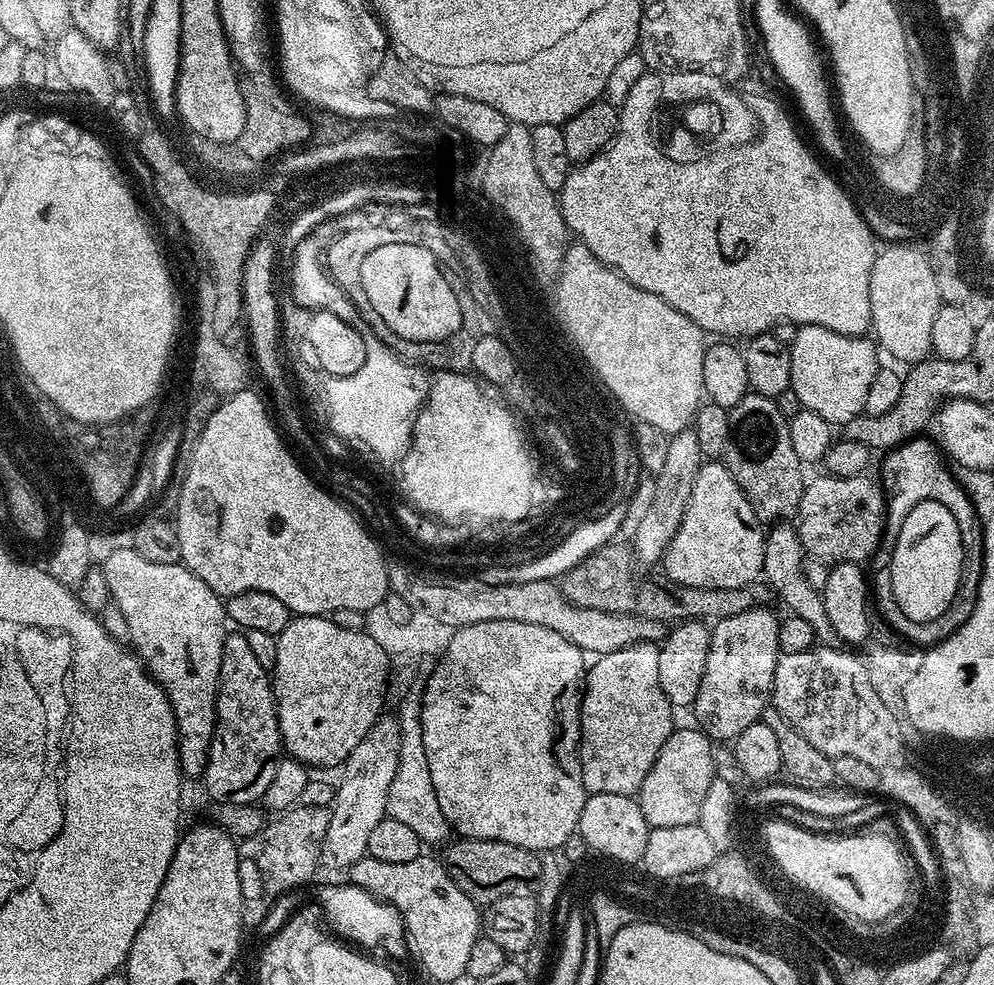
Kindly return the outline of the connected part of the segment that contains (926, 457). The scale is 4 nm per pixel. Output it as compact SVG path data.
M911 437L903 444L887 451L886 458L882 462L880 476L878 475L885 501L881 543L888 548L896 544L906 516L918 502L926 500L942 502L946 510L954 514L955 506L962 505L962 498L968 494L967 489L963 489L944 468L938 456L940 452L937 445L924 438L926 437Z

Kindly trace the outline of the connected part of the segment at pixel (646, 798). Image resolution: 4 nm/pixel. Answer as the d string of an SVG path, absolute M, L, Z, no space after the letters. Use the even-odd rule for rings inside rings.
M679 727L673 731L672 739L664 743L660 751L662 763L658 771L649 776L639 790L640 809L652 828L686 826L700 819L702 798L706 798L706 790L717 772L716 760L712 757L713 741L703 731L693 728Z

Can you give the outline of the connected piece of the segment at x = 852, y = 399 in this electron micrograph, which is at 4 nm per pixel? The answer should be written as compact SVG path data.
M801 324L793 332L795 332L795 334L792 344L790 340L788 346L791 364L790 390L797 394L801 407L814 410L816 414L821 414L822 418L829 424L839 426L839 424L850 423L856 415L861 415L864 412L866 394L869 393L869 388L873 384L873 380L877 376L880 369L880 362L878 362L878 358L880 359L880 352L876 342L868 336L843 336L842 334L838 334L836 331L832 331L824 326L818 326L817 324Z

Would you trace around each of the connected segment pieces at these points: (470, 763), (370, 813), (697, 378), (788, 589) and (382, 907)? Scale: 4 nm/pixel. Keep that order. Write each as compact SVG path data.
M484 621L474 622L472 625L457 627L452 633L452 640L444 649L442 655L435 661L436 669L424 680L424 707L420 709L420 721L422 722L422 746L426 746L426 762L430 766L430 782L434 786L434 794L438 794L438 806L442 806L442 814L448 820L453 829L460 831L461 837L469 840L497 840L498 842L510 842L510 846L522 846L526 850L541 854L553 850L563 849L567 839L578 832L580 819L582 818L584 807L590 795L584 787L584 766L582 763L582 705L584 703L584 693L586 691L586 663L584 656L580 653L580 644L575 644L562 634L554 630L547 629L546 626L530 625L526 622L518 621Z
M381 715L376 725L358 742L346 761L348 773L344 781L336 788L336 799L330 805L332 817L330 830L326 830L323 859L328 860L336 868L347 870L364 859L368 851L370 834L378 822L386 819L388 795L394 782L394 774L398 768L400 747L400 722L395 715Z
M583 242L575 243L568 244L568 264L565 265L560 287L564 321L568 321L572 334L587 352L588 359L600 369L601 376L612 384L612 388L616 388L614 396L620 396L629 417L658 426L667 434L685 431L695 421L705 395L702 362L706 333L661 296L631 284L615 268L597 258Z
M788 522L775 523L765 537L764 545L764 571L763 575L769 587L782 598L783 602L789 607L788 610L800 618L805 618L813 626L817 641L826 646L837 643L838 637L836 628L830 622L829 615L823 597L819 591L810 586L808 576L804 567L804 551L800 538L796 533L795 527Z
M341 882L320 894L320 910L331 928L345 941L352 940L364 946L374 946L386 941L386 950L393 959L408 951L407 937L404 935L403 916L392 905L377 900L376 897L356 885Z

